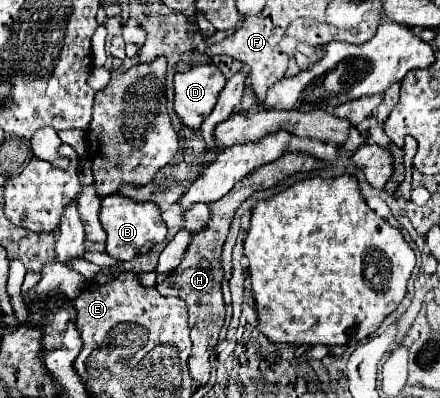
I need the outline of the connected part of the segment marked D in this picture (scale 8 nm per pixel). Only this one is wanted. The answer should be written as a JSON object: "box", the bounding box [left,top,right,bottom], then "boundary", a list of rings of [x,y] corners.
{"box":[175,65,225,129],"boundary":[[[199,65],[191,67],[185,73],[177,73],[175,113],[187,127],[199,129],[203,119],[215,107],[217,95],[225,87],[225,83],[225,75],[215,65]]]}

